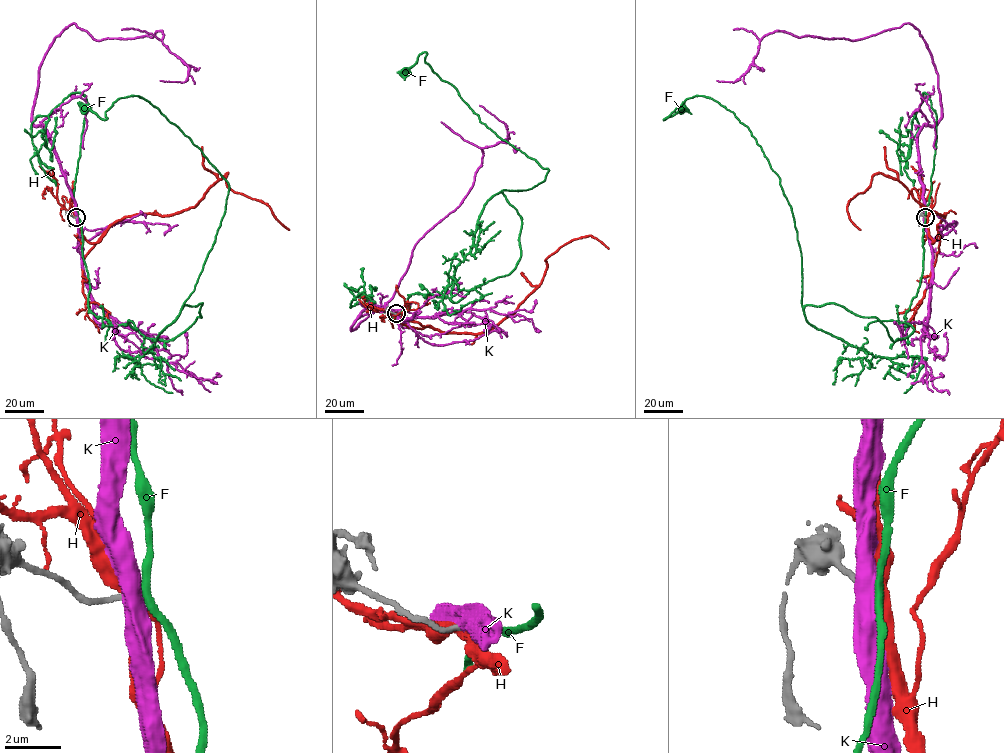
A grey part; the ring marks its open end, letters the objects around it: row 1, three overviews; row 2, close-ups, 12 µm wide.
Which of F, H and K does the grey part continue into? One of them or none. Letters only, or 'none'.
F

